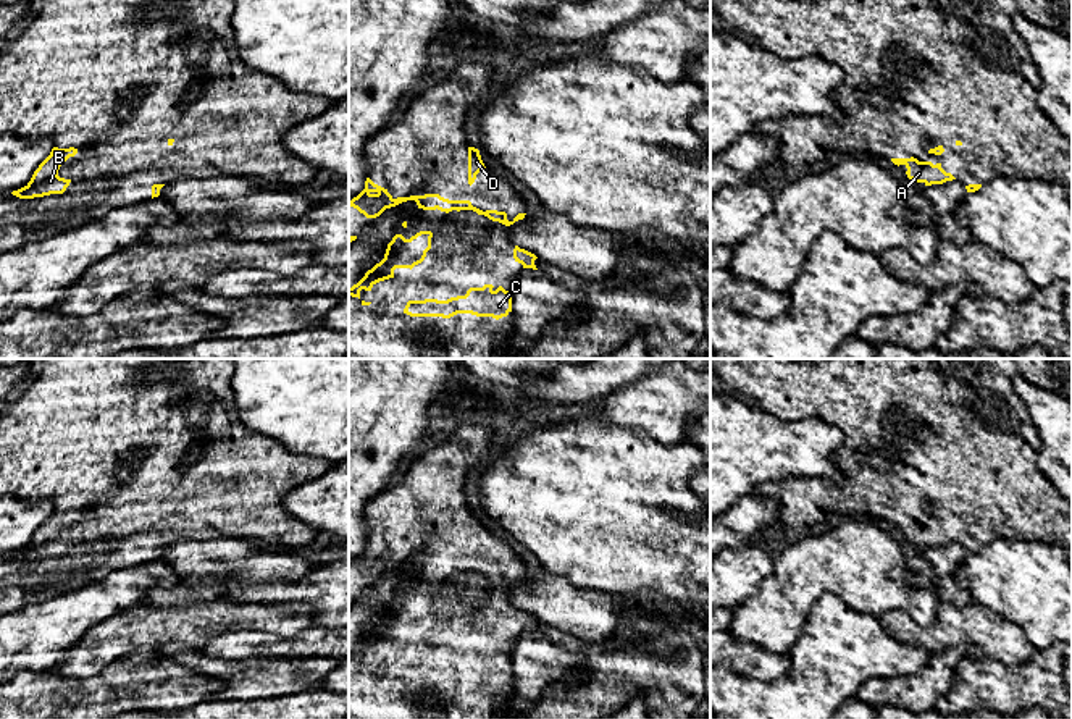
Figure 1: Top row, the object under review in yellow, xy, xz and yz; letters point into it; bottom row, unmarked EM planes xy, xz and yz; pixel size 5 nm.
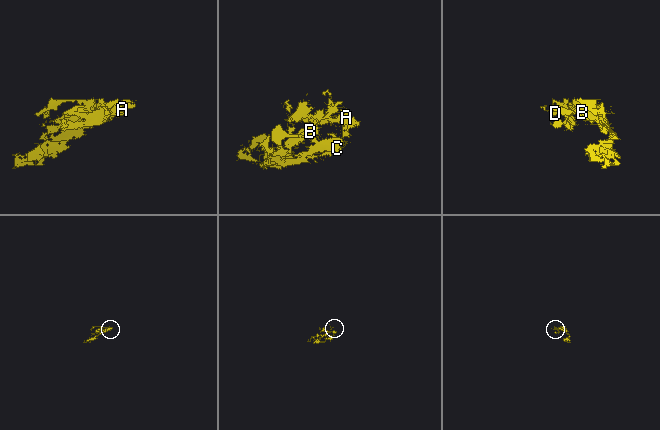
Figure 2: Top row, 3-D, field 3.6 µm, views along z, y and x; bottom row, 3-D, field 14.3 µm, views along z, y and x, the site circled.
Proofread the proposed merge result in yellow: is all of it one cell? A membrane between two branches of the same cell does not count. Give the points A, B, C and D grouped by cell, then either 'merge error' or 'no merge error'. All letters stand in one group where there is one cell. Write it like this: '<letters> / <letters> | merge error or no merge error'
A B C D | no merge error

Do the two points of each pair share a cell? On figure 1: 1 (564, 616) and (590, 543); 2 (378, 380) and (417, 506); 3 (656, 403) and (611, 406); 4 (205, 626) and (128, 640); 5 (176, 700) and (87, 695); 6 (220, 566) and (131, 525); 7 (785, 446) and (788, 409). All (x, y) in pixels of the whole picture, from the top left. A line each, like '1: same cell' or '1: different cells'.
1: different cells
2: different cells
3: same cell
4: same cell
5: same cell
6: different cells
7: different cells

